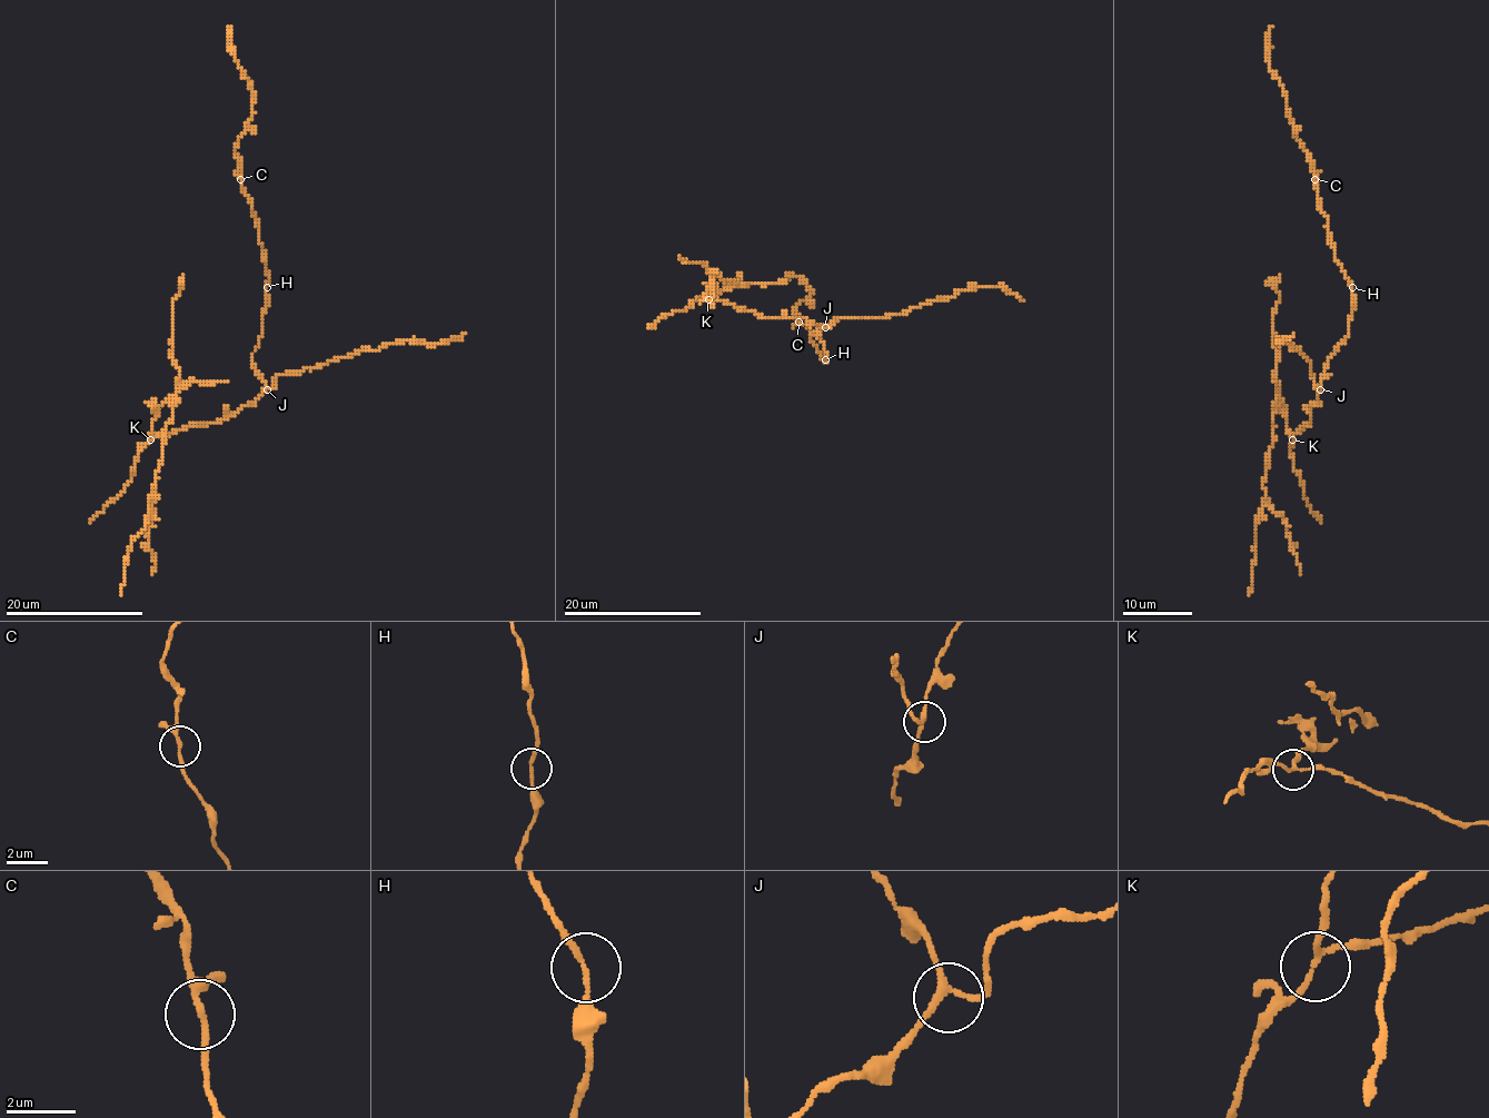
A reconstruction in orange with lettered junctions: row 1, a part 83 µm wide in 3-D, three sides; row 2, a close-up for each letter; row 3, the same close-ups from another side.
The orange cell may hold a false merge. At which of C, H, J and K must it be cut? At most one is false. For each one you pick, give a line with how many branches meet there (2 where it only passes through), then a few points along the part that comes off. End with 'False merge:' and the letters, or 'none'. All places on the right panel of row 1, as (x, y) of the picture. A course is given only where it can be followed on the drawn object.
K: 3 | (1292, 439), (1286, 406), (1280, 402), (1276, 405), (1263, 484), (1264, 505), (1258, 515), (1249, 594)
False merge: K

